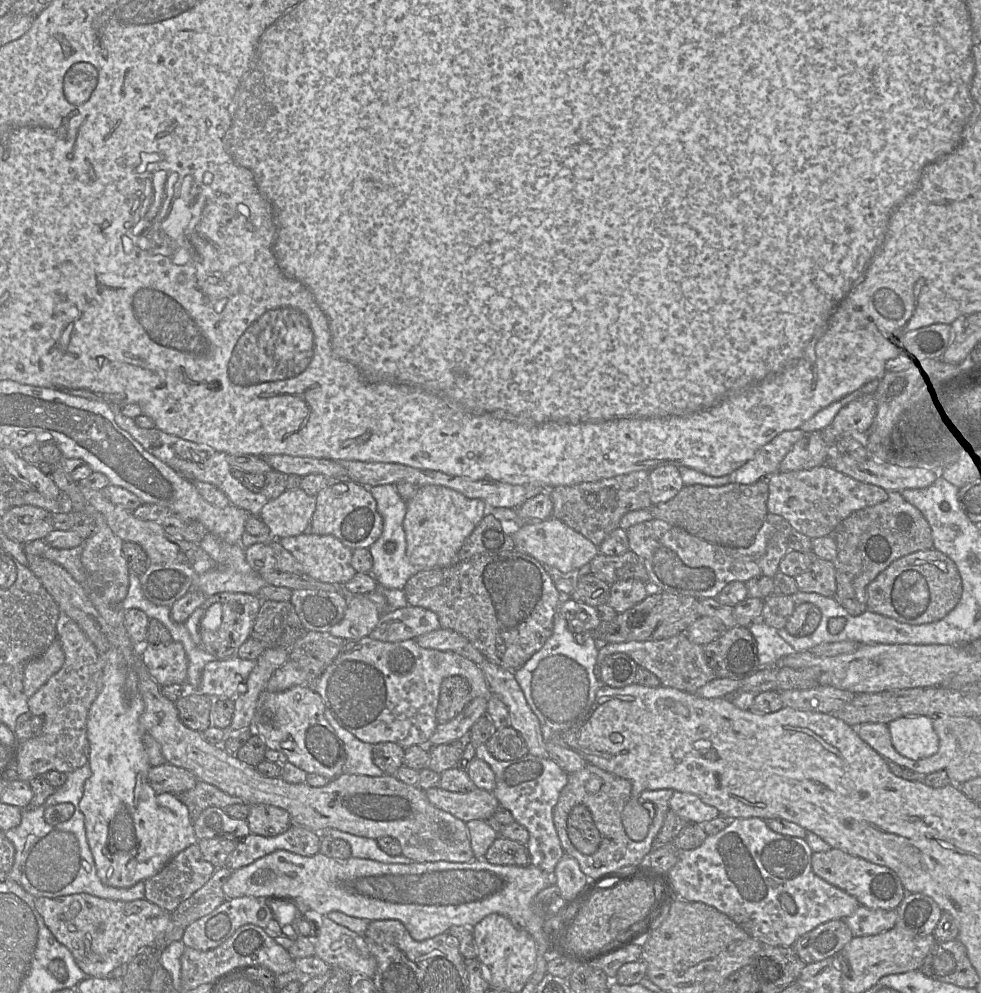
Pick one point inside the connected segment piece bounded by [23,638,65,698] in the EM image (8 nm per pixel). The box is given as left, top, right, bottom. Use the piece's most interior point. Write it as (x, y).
(37, 671)

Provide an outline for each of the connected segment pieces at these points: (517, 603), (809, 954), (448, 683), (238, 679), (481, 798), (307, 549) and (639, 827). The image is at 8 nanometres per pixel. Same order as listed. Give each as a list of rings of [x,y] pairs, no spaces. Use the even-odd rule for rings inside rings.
[[[517,550],[474,556],[447,567],[418,570],[406,582],[403,591],[408,605],[431,610],[438,616],[442,629],[458,632],[487,660],[513,672],[540,650],[552,635],[554,617],[564,597],[542,563]]]
[[[830,920],[802,935],[793,945],[801,960],[812,964],[840,953],[853,935],[845,920]]]
[[[450,676],[441,682],[436,709],[438,723],[445,723],[456,717],[473,699],[469,682],[462,676]]]
[[[237,656],[209,662],[203,668],[198,688],[190,692],[210,696],[215,701],[234,699],[246,691],[245,681],[255,664],[255,660]]]
[[[439,786],[424,792],[433,806],[464,822],[486,820],[500,806],[492,792],[477,787],[468,793],[452,792]]]
[[[306,532],[277,542],[299,562],[302,574],[318,581],[345,584],[357,573],[351,565],[352,549],[332,535]]]
[[[632,796],[625,805],[621,817],[626,834],[634,841],[643,840],[647,836],[653,816],[652,803],[641,803],[638,796]]]

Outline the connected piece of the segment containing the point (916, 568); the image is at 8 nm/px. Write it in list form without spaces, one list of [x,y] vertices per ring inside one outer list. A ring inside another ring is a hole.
[[[936,549],[917,551],[892,562],[867,586],[867,609],[900,623],[937,622],[960,602],[963,586],[956,564]]]

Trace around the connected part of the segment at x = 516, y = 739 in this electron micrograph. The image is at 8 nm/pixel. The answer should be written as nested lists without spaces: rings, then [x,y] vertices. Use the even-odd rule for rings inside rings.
[[[510,726],[496,729],[485,745],[491,755],[501,761],[514,760],[529,754],[522,736]]]

